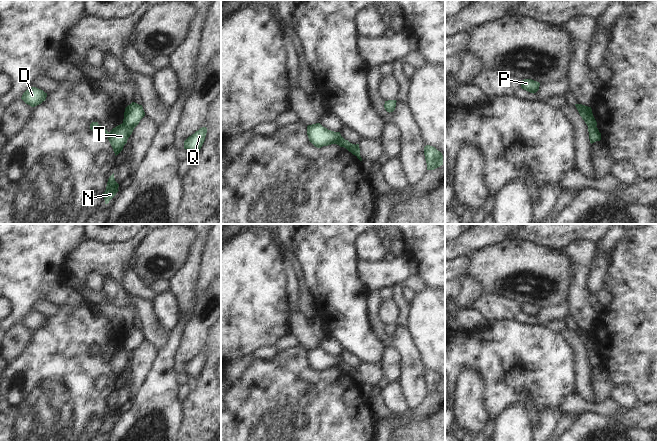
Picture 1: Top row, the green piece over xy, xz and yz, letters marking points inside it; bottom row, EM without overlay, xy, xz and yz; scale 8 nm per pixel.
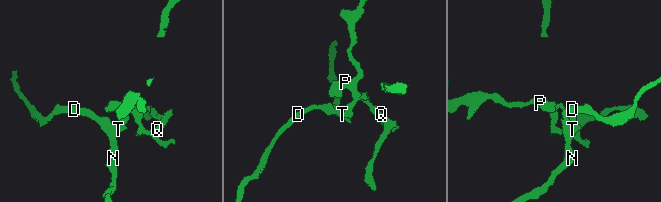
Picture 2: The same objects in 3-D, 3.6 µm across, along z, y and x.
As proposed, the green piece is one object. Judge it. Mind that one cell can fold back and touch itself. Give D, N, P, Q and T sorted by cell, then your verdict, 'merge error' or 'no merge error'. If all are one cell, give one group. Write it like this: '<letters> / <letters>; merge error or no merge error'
D N T / P Q; merge error

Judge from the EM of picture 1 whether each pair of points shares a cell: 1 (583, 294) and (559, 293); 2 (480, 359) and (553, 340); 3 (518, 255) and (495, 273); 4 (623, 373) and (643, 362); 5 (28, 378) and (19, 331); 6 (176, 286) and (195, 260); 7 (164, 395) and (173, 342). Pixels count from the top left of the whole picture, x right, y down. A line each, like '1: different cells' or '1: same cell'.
1: different cells
2: same cell
3: same cell
4: same cell
5: different cells
6: same cell
7: same cell

